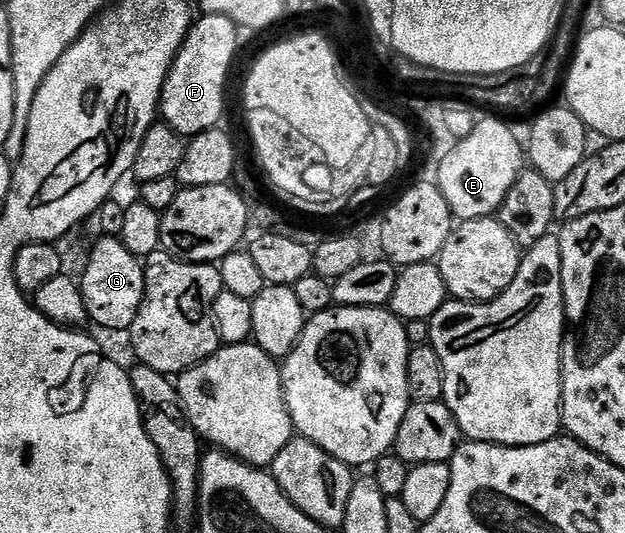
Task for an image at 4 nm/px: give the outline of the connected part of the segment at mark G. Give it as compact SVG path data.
M100 236L96 247L88 254L84 278L79 279L84 294L84 307L89 319L104 330L131 331L144 299L145 263L135 258L116 236Z

